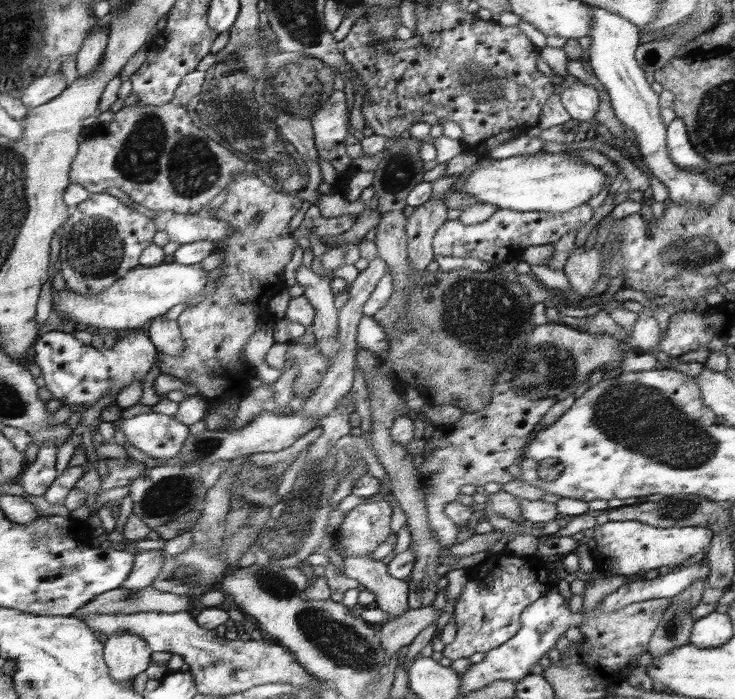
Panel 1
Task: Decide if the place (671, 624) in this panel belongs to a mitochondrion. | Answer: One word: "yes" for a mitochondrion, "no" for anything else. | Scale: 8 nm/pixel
yes

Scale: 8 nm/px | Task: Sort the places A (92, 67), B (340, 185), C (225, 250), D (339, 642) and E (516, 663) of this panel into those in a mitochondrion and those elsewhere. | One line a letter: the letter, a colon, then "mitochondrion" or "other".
A: other
B: other
C: other
D: mitochondrion
E: other

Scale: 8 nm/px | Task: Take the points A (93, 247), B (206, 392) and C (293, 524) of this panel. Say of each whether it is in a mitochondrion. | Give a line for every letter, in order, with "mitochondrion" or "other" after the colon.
A: mitochondrion
B: other
C: mitochondrion

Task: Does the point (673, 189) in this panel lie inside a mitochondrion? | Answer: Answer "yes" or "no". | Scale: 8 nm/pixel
no

